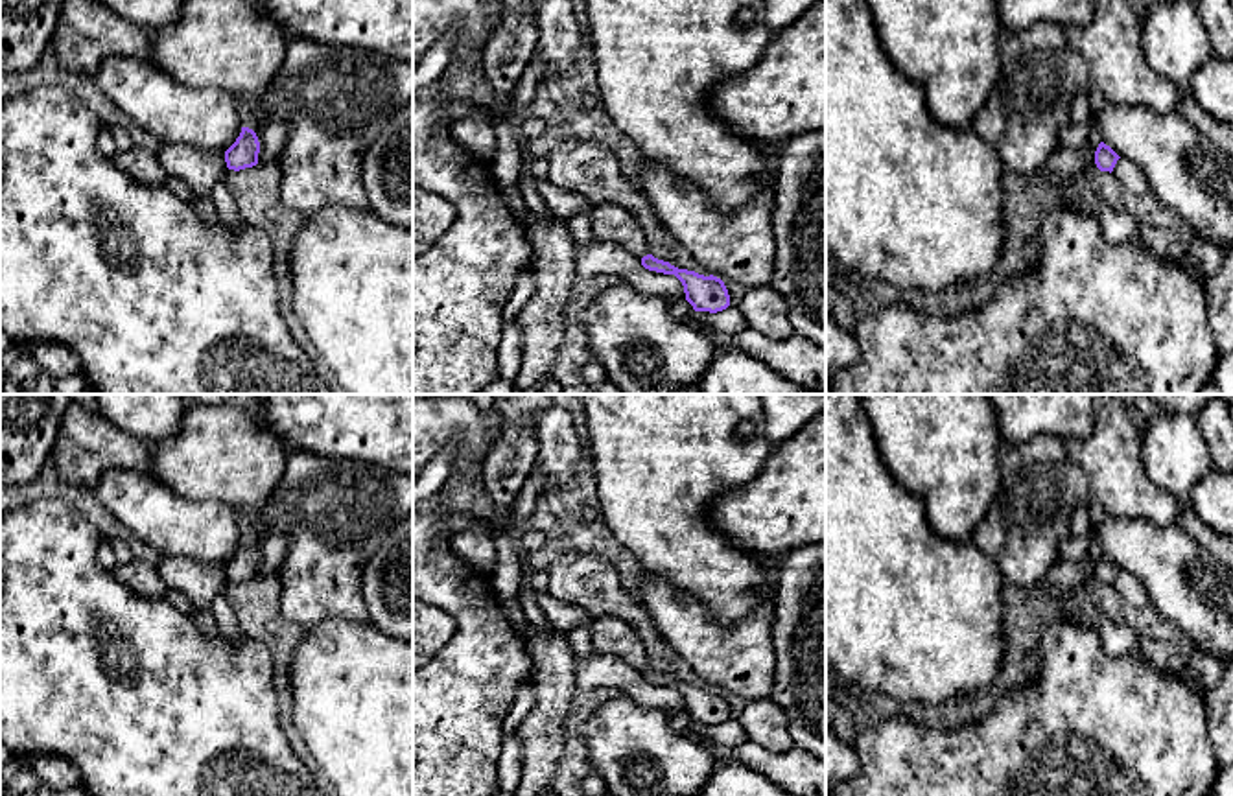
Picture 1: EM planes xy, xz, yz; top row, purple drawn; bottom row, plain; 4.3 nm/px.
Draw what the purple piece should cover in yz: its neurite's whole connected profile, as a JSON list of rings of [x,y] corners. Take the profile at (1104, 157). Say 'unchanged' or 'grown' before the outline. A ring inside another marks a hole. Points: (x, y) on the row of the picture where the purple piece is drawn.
unchanged; [[[1104,142],[1098,144],[1097,151],[1095,151],[1095,164],[1100,171],[1113,171],[1117,160],[1121,157]]]

